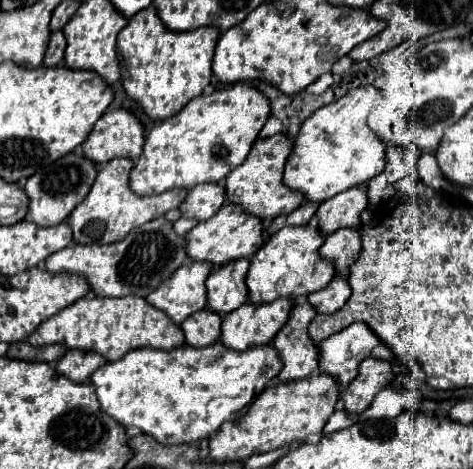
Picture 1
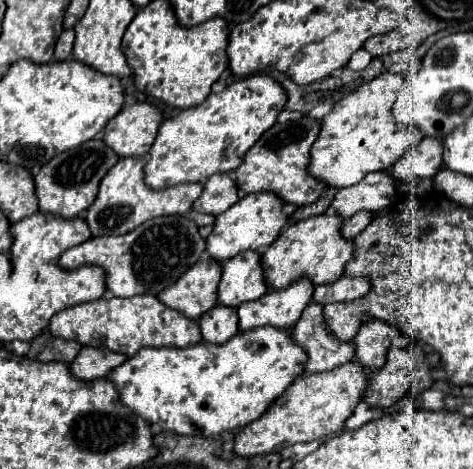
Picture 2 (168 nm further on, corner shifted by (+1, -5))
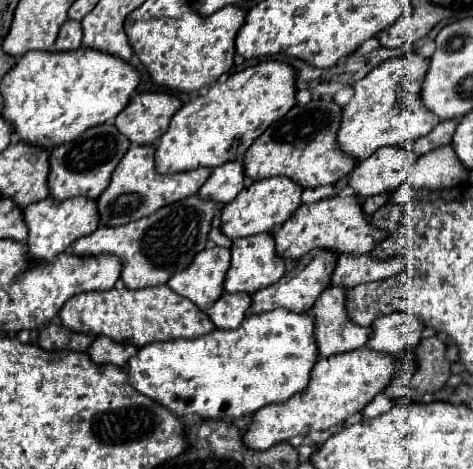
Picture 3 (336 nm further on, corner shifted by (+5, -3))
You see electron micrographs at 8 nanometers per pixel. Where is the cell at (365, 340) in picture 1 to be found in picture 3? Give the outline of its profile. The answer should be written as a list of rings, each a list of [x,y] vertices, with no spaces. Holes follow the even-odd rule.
[[[394,312],[376,318],[372,322],[372,328],[374,334],[368,342],[368,348],[386,354],[400,354],[402,350],[414,348],[420,342],[424,324],[416,314]]]

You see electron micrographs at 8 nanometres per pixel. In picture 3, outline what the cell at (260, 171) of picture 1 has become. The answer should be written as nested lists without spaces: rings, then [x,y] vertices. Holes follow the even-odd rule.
[[[312,98],[306,106],[294,106],[284,118],[268,126],[268,130],[254,140],[244,158],[246,176],[252,180],[288,176],[304,188],[336,184],[356,166],[356,160],[338,148],[336,134],[340,130],[340,120],[342,106],[332,98]]]

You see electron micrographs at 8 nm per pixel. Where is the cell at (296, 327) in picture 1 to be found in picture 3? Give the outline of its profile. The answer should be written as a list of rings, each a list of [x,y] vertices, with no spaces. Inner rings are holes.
[[[328,286],[312,308],[316,316],[316,338],[320,356],[350,352],[368,344],[372,328],[354,324],[346,312],[346,288]]]

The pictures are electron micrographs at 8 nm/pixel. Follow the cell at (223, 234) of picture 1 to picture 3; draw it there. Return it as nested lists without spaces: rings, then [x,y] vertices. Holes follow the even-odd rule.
[[[274,176],[270,180],[256,180],[250,186],[246,186],[226,208],[222,210],[222,232],[230,236],[230,240],[246,238],[262,232],[270,232],[276,226],[284,224],[294,210],[302,204],[302,186],[298,186],[292,178]]]

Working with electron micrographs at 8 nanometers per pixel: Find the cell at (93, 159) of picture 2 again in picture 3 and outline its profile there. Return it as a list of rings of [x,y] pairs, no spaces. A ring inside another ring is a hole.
[[[112,122],[94,126],[86,130],[84,136],[80,136],[78,140],[56,146],[50,154],[50,176],[48,176],[50,196],[54,196],[54,200],[68,200],[74,196],[98,198],[108,188],[112,172],[122,160],[122,156],[128,152],[128,148],[130,142]]]

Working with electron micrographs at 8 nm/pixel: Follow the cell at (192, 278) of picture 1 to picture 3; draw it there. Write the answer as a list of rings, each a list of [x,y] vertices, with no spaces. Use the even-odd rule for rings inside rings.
[[[222,246],[206,248],[194,262],[182,270],[182,274],[174,274],[170,278],[168,286],[178,292],[180,296],[186,296],[188,300],[194,300],[196,306],[206,308],[212,306],[224,292],[224,278],[230,268],[230,250]]]

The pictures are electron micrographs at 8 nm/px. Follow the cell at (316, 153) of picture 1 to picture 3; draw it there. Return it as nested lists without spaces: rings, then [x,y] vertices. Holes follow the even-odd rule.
[[[406,52],[404,56],[382,62],[368,76],[358,80],[354,84],[352,100],[344,106],[342,124],[338,130],[340,148],[356,160],[364,160],[378,148],[404,146],[426,136],[440,122],[440,118],[434,116],[420,98],[428,66],[430,58],[416,52]]]

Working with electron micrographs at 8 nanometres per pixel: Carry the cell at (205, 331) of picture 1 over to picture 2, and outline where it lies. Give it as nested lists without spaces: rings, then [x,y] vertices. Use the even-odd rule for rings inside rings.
[[[218,304],[198,318],[198,326],[204,342],[224,344],[226,340],[238,334],[236,308],[222,308]]]

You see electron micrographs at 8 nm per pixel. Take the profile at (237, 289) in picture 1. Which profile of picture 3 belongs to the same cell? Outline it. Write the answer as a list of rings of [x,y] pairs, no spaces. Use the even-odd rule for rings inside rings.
[[[272,232],[238,238],[232,244],[232,248],[230,248],[232,250],[232,266],[228,270],[228,276],[226,276],[226,282],[224,282],[224,290],[226,292],[248,292],[248,294],[254,294],[256,290],[278,282],[284,276],[284,272],[286,272],[286,260],[276,254],[274,246],[276,246],[276,242],[274,242]]]

